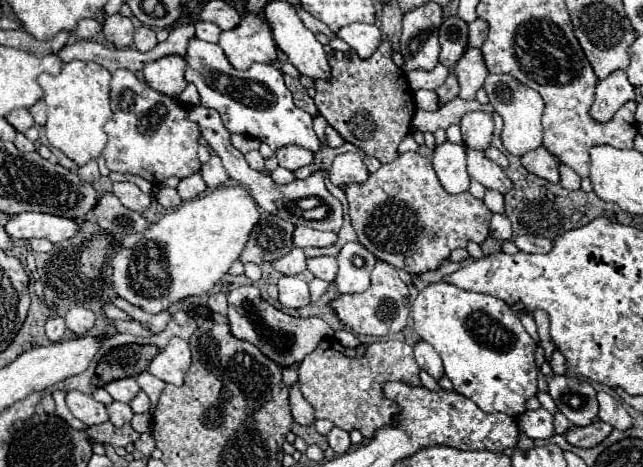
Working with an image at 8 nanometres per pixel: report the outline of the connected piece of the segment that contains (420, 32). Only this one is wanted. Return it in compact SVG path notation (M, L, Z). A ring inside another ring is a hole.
M429 1L423 7L417 7L403 17L403 35L399 49L403 55L403 71L411 73L415 69L431 71L437 65L439 41L437 29L443 19L443 9Z

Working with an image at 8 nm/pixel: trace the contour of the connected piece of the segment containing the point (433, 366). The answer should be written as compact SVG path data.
M419 341L413 349L415 349L417 365L423 371L427 371L435 381L439 381L443 377L443 363L441 363L441 357L437 355L437 351L425 341Z

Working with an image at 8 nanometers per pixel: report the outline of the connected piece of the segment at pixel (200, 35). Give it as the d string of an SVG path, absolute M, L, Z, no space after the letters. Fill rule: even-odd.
M199 21L199 23L195 25L195 29L197 29L197 33L195 33L197 39L207 41L207 43L217 43L217 41L219 41L219 33L221 33L221 29L219 29L217 25L207 23L207 21Z

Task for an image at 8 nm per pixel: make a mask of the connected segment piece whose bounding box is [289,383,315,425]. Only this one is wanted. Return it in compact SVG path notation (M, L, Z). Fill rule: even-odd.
M297 383L291 387L289 401L291 401L291 413L293 413L295 423L299 423L299 425L311 425L315 421L313 407L301 397L301 391L297 389Z

